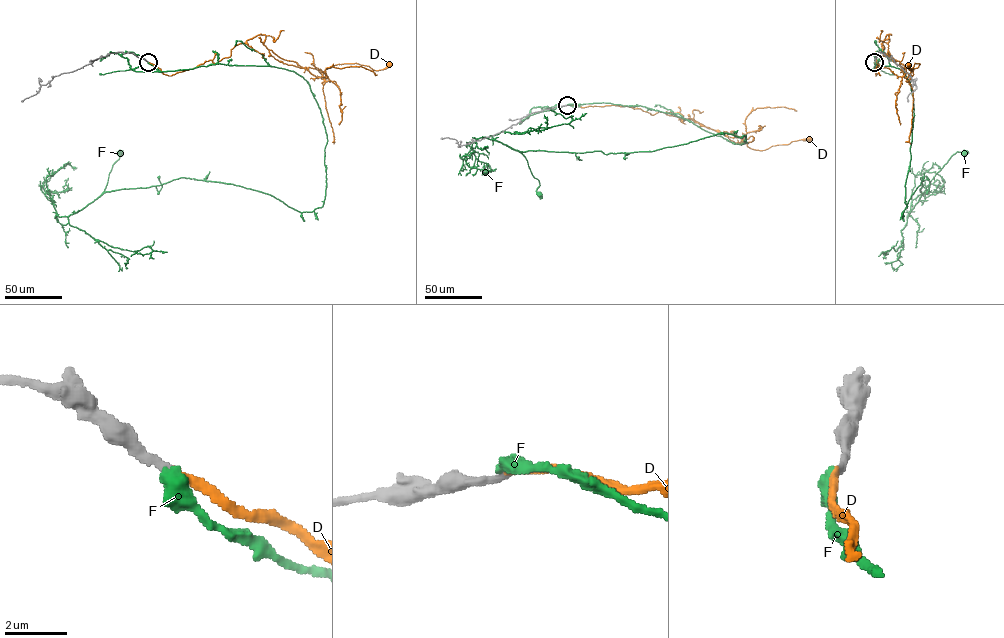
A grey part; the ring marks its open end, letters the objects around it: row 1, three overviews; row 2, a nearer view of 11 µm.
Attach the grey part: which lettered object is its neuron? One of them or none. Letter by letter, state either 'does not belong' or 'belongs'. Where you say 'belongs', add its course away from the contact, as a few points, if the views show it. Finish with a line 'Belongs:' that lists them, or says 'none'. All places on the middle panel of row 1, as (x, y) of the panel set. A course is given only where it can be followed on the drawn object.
D: belongs; course (567, 105), (628, 106), (651, 114), (665, 112), (681, 121), (691, 118), (735, 134), (757, 150), (809, 138)
F: does not belong
Belongs: D

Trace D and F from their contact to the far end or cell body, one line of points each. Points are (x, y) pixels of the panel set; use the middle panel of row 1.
D: (567, 105), (628, 106), (651, 114), (665, 112), (681, 121), (691, 118), (735, 134), (757, 150), (809, 138)
F: (567, 105), (643, 106), (732, 143), (747, 142), (745, 136), (719, 133), (651, 151), (521, 152), (539, 193)

